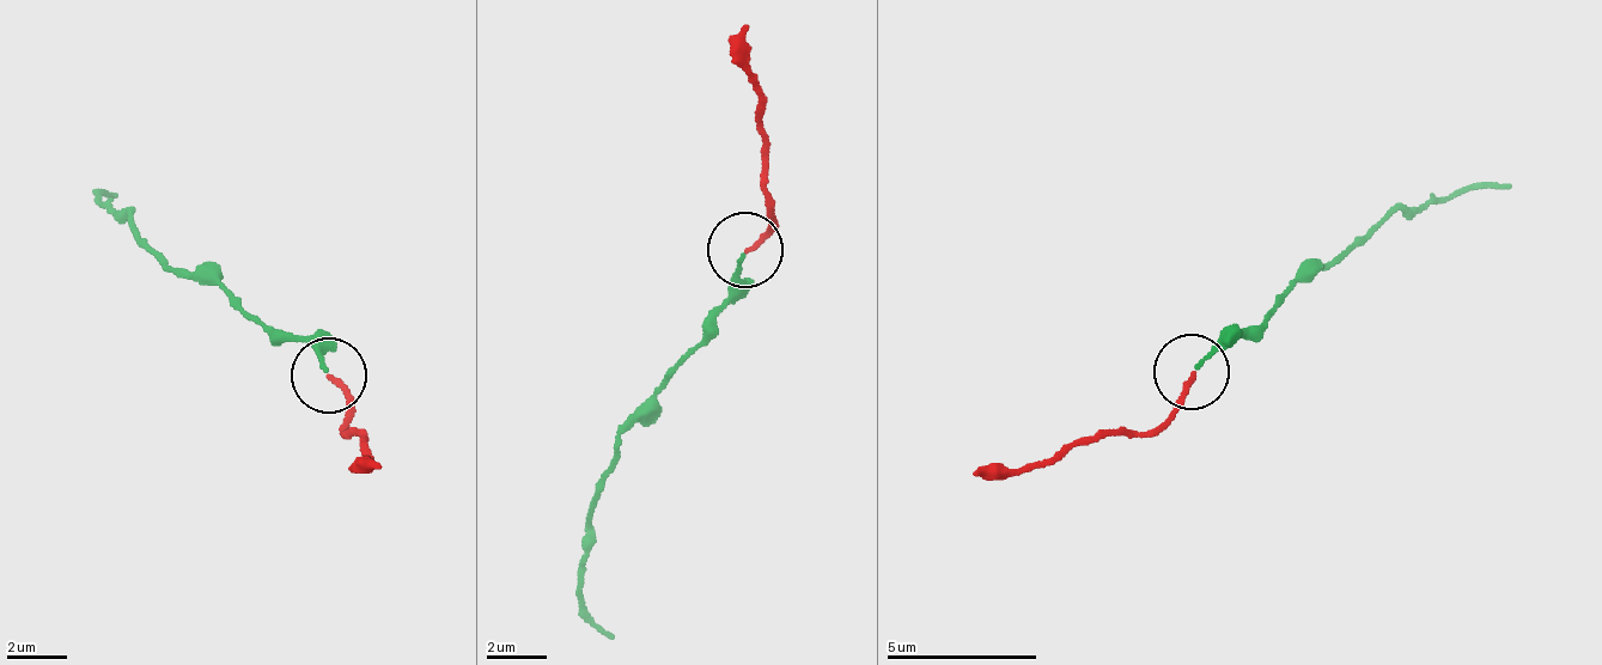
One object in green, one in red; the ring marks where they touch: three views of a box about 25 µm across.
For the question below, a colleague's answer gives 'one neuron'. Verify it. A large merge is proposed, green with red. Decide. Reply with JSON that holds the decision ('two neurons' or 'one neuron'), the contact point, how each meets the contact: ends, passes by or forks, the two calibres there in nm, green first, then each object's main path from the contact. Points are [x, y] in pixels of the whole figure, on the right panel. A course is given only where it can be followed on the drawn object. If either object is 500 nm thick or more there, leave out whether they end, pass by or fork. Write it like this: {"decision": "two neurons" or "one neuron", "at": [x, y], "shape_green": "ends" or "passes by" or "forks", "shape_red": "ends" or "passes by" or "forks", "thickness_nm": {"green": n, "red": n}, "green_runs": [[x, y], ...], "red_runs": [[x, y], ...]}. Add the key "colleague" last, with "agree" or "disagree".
{"decision": "one neuron", "at": [1192, 372], "shape_green": "ends", "shape_red": "ends", "thickness_nm": {"green": 120, "red": 170}, "green_runs": [[1194, 370], [1235, 341], [1319, 267], [1356, 245], [1396, 209], [1508, 188]], "red_runs": [[1194, 370], [1170, 414], [1140, 437], [1086, 435], [1036, 465], [972, 473]], "colleague": "agree"}

